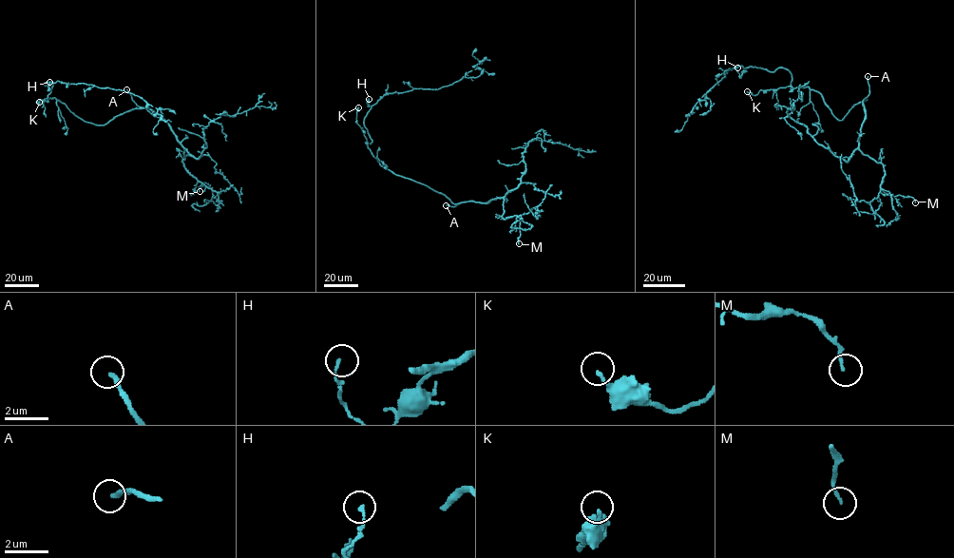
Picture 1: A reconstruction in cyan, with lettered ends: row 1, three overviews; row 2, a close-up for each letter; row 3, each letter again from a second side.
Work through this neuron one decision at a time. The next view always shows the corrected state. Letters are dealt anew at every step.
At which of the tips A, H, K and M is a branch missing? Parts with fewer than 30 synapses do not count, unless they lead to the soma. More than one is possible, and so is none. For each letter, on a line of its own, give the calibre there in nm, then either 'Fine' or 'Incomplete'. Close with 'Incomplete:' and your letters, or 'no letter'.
A: Thickness 200 nm. Incomplete
H: Thickness 120 nm. Fine
K: Thickness 150 nm. Fine
M: Thickness 140 nm. Fine
Incomplete: A

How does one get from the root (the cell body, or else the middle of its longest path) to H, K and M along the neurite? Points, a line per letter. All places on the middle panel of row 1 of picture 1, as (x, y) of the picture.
H: (411, 180), (382, 166), (368, 147), (367, 143), (372, 140), (364, 119), (371, 107), (369, 99)
K: (411, 180), (392, 173), (372, 155), (356, 121), (358, 107)
M: (411, 180), (443, 194), (454, 203), (471, 201), (486, 202), (503, 198), (504, 219), (521, 215), (519, 243)

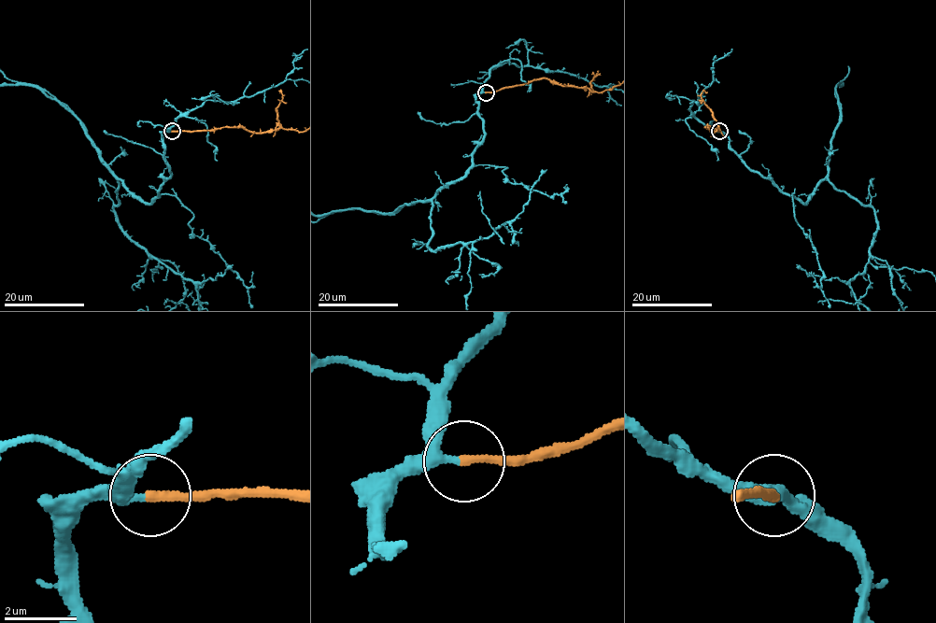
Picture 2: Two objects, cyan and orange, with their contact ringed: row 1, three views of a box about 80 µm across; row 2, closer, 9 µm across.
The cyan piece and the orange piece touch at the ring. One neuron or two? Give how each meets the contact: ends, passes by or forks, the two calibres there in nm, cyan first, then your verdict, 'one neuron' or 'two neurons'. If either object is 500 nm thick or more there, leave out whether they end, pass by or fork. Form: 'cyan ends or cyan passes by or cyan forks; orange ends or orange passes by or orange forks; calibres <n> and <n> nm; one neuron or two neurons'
cyan passes by; orange ends; calibres 280 and 240 nm; one neuron

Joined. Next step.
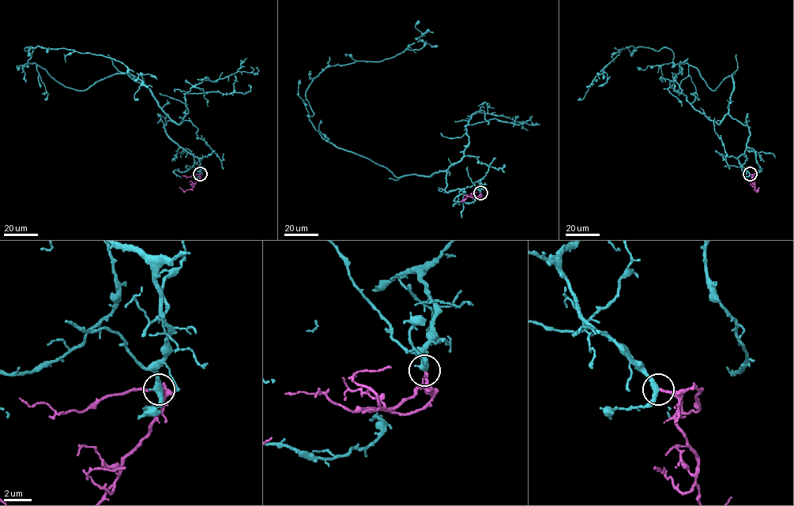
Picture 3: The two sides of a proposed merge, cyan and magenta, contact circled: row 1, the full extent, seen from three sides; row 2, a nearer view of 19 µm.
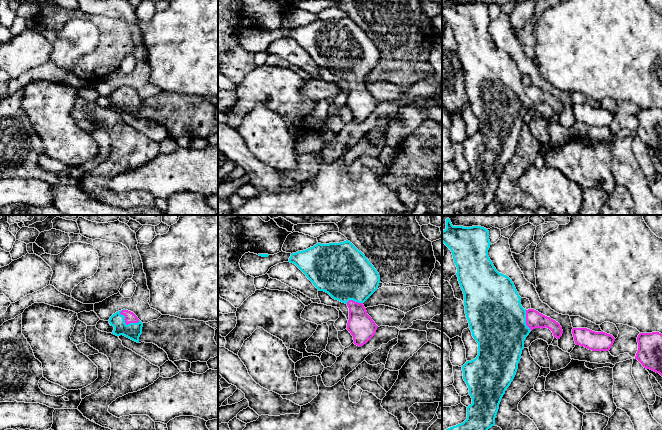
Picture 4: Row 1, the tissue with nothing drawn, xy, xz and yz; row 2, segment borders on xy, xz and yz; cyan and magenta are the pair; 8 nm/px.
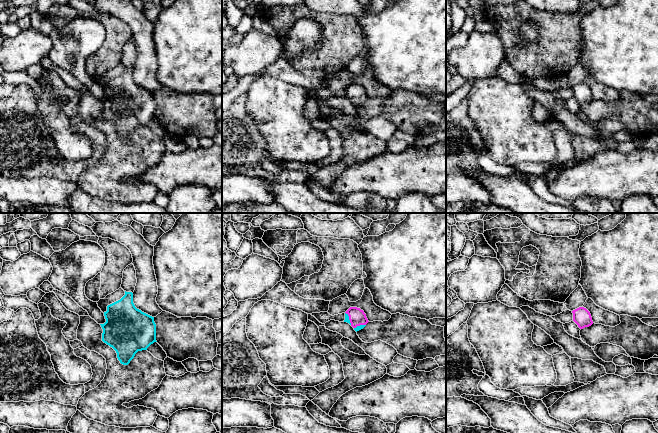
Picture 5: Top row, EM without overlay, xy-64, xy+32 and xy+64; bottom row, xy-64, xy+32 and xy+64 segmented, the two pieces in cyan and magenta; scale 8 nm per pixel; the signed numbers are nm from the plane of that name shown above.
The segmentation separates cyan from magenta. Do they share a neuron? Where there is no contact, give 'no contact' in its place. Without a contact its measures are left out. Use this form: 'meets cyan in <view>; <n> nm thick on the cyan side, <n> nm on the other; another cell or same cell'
meets cyan in xy; 130 nm thick on the cyan side, 90 nm on the other; same cell

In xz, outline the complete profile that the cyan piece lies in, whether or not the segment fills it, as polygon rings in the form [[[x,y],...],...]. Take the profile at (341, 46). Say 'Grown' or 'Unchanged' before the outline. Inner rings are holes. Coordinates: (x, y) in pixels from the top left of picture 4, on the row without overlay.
Grown. [[[350,17],[317,19],[306,26],[292,29],[288,38],[295,40],[319,67],[328,69],[333,75],[348,82],[347,106],[353,112],[355,121],[361,123],[375,111],[378,102],[367,90],[363,79],[378,65],[380,52],[365,31]]]

